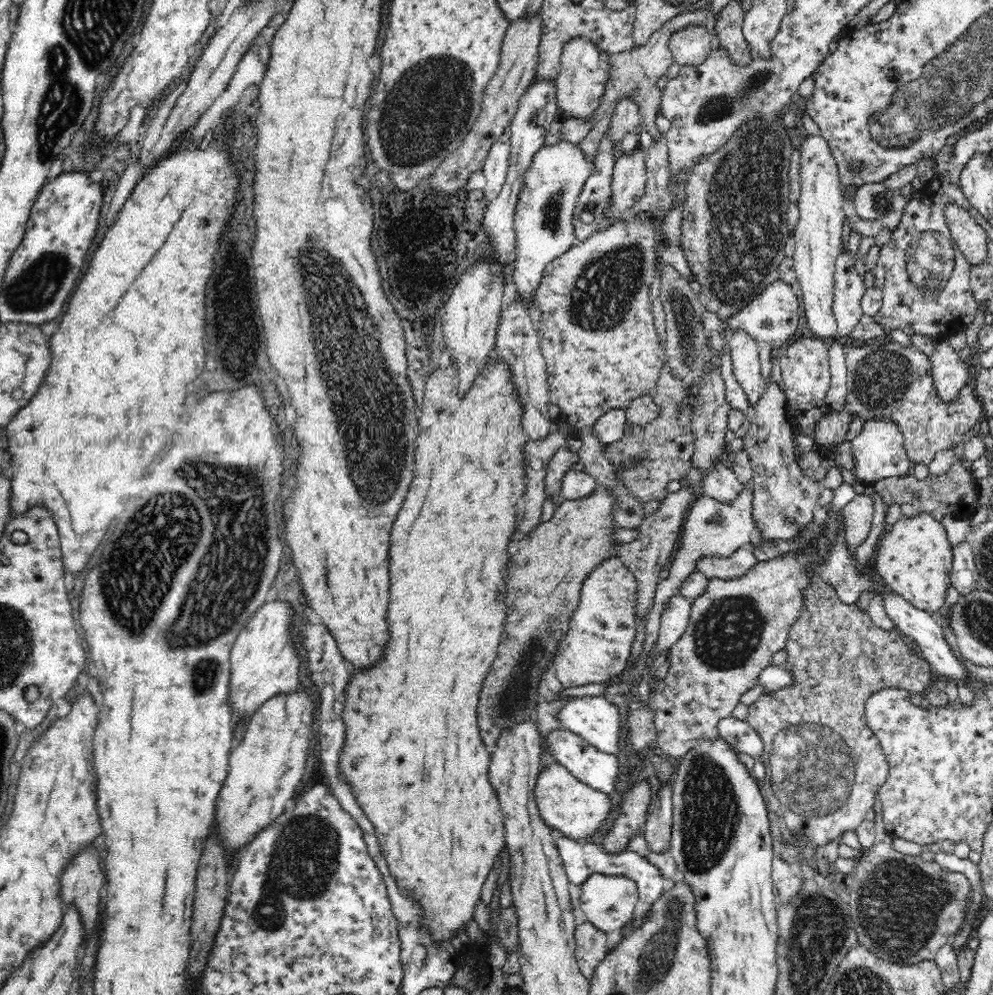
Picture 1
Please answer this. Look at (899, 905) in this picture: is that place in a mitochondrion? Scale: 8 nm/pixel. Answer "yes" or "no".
yes

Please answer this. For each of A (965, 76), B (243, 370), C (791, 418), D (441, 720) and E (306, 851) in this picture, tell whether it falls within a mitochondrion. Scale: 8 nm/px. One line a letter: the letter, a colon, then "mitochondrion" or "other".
A: mitochondrion
B: other
C: other
D: other
E: mitochondrion

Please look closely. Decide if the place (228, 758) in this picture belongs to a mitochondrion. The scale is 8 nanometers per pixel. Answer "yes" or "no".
no

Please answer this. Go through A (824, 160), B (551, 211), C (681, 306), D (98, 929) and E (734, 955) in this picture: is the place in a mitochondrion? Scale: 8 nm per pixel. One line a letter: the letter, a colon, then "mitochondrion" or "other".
A: other
B: mitochondrion
C: mitochondrion
D: other
E: other

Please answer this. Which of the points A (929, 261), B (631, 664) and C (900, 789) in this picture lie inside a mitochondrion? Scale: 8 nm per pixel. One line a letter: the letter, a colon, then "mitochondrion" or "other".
A: mitochondrion
B: other
C: other

